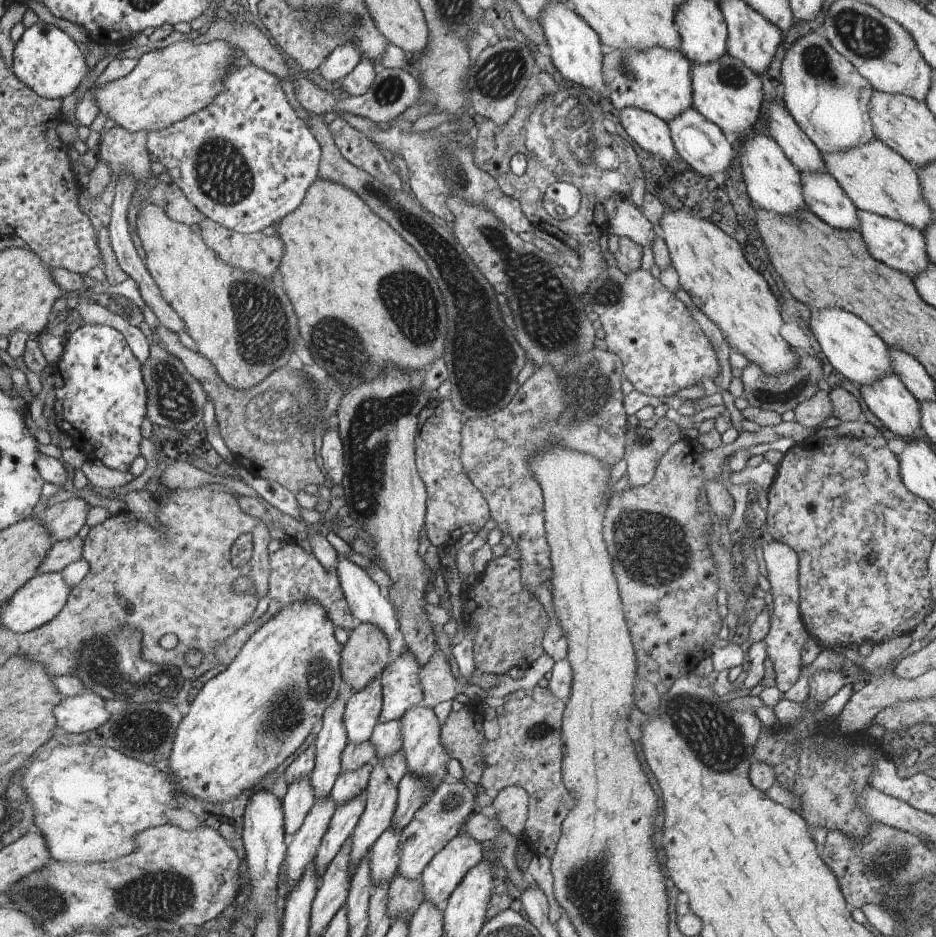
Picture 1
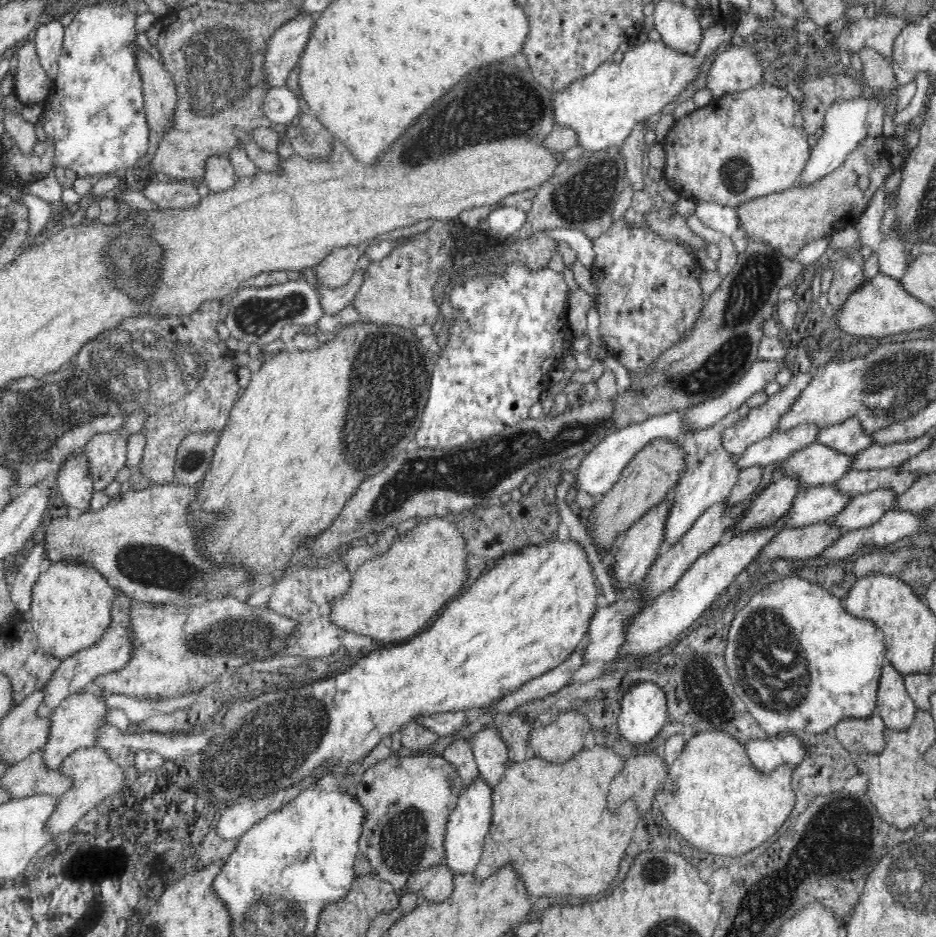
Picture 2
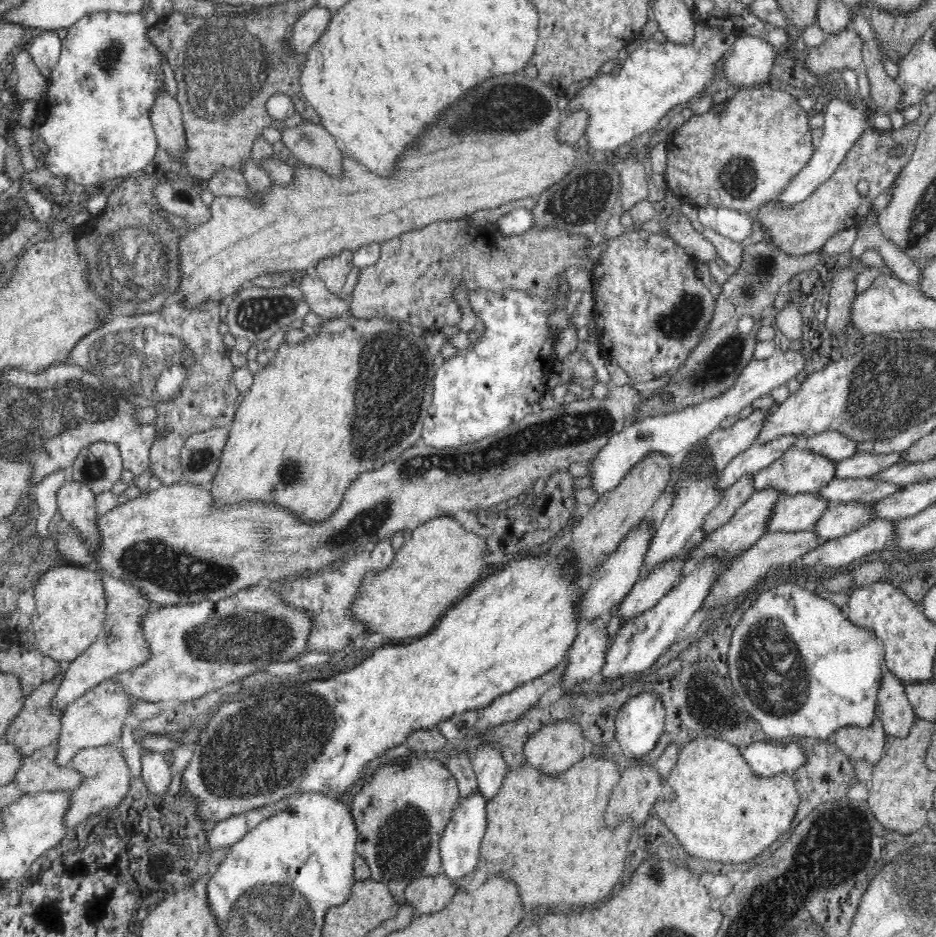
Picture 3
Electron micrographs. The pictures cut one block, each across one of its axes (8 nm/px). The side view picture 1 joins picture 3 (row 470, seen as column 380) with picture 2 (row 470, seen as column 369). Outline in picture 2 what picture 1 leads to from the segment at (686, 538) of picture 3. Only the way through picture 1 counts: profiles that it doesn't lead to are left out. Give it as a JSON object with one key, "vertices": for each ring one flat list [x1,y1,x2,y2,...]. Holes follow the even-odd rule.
{"vertices":[[719,425,707,426,697,431,685,429,677,439,678,445,687,451,687,469,674,486,675,505,667,518,666,541,662,544,662,550,674,546,705,510,717,502,724,502,738,480,736,460,740,455,732,455,724,449,722,429]]}

